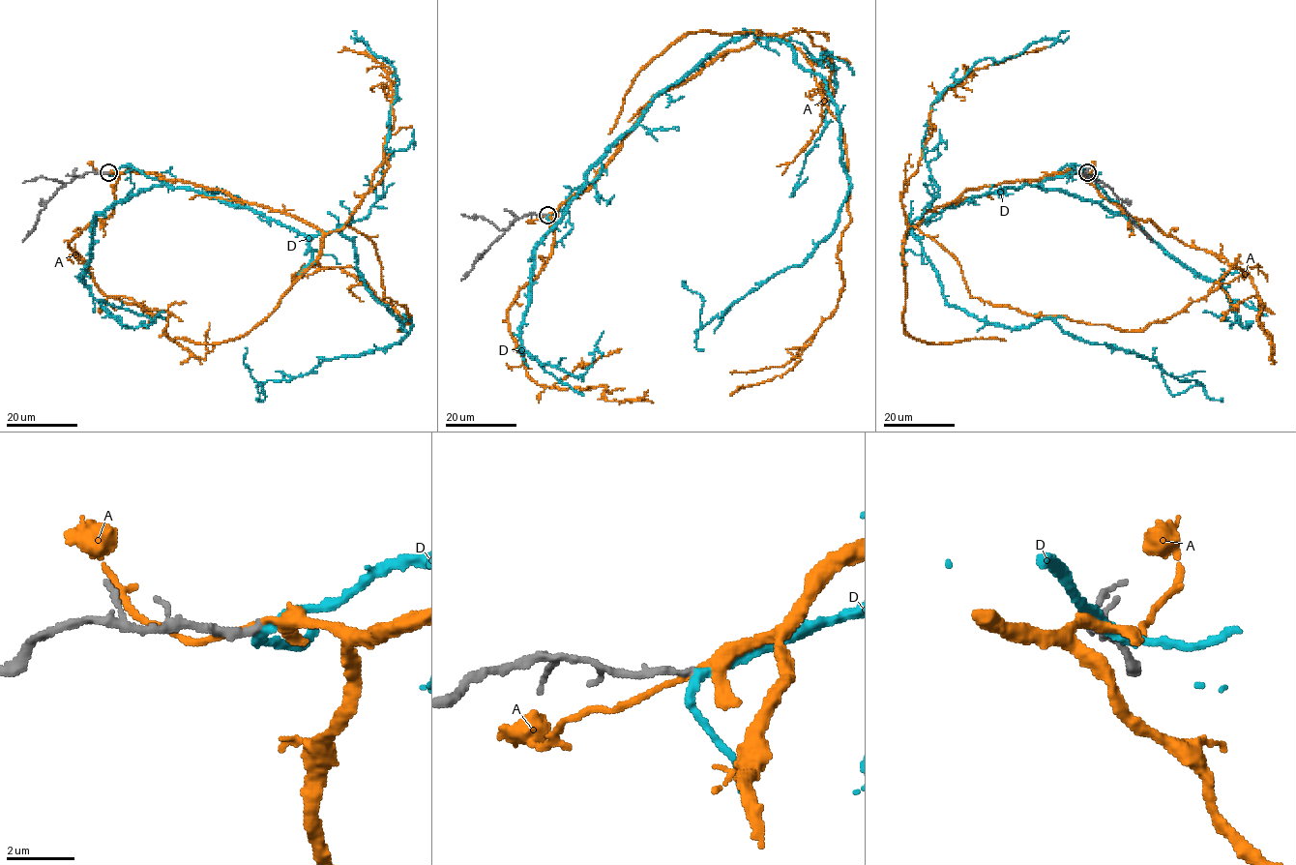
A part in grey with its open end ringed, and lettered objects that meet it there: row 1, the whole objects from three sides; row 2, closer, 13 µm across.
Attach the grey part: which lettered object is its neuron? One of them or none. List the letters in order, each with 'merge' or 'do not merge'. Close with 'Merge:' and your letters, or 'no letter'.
A: do not merge
D: merge
Merge: D

